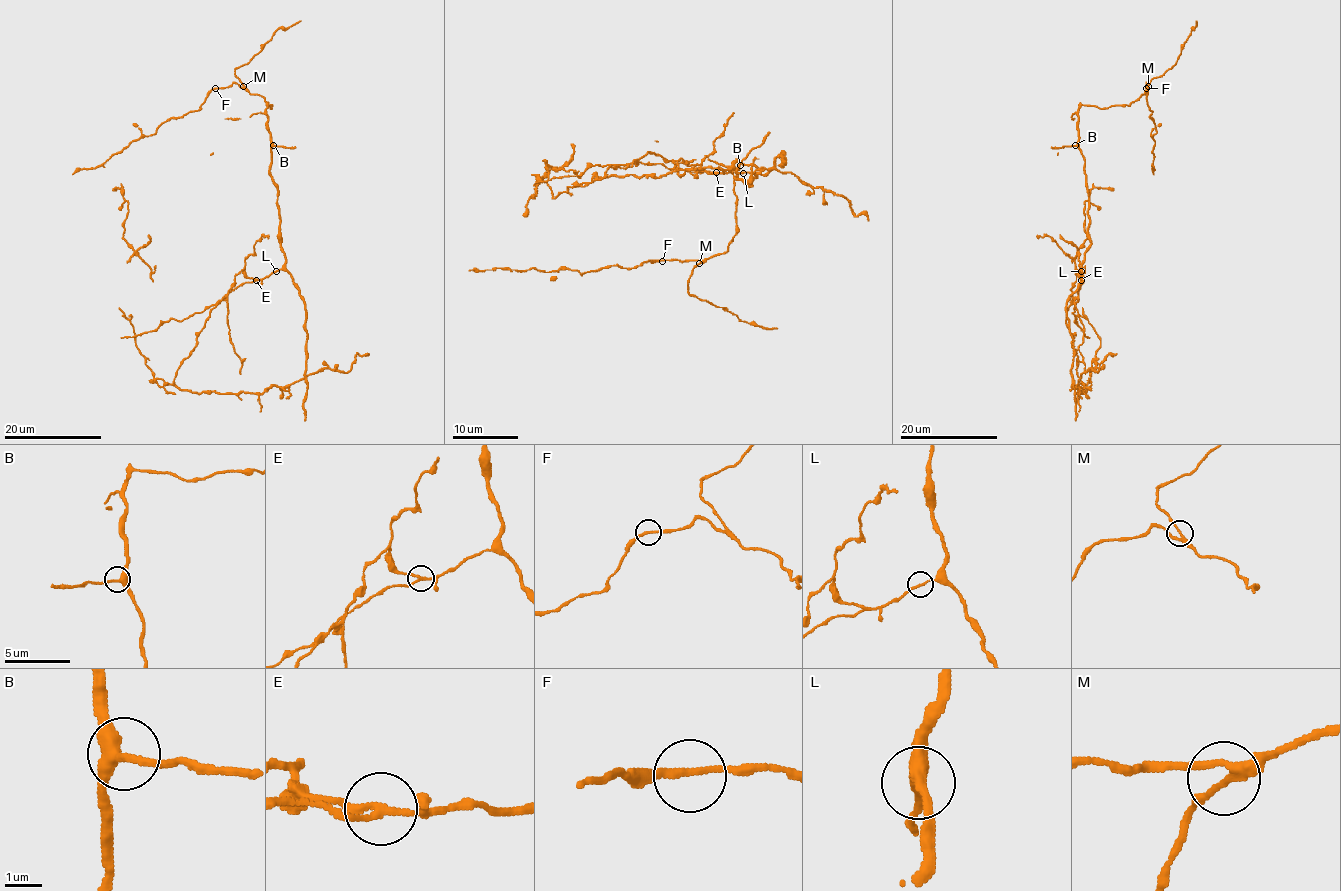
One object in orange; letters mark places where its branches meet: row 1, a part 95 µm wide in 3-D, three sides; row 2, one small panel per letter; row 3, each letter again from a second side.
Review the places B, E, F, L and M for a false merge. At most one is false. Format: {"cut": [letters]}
{"cut": ["E"]}

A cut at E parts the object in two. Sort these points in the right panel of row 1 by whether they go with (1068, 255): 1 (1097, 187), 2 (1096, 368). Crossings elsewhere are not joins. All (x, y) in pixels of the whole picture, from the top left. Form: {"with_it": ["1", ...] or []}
{"with_it": ["1", "2"]}

